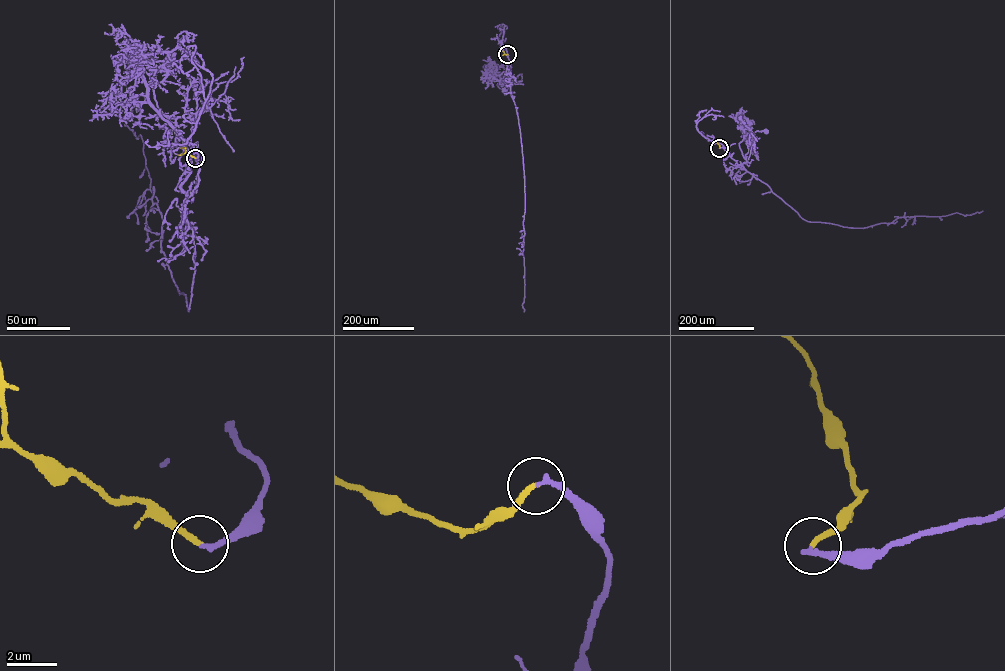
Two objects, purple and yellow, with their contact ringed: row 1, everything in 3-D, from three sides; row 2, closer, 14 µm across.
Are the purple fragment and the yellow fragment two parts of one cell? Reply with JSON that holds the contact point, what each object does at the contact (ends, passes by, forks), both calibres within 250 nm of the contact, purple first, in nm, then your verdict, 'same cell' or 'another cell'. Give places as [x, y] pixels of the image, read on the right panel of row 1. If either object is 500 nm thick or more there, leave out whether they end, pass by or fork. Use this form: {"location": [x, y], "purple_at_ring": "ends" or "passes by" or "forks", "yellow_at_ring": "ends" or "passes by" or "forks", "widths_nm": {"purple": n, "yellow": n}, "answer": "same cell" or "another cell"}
{"location": [719, 148], "purple_at_ring": "ends", "yellow_at_ring": "ends", "widths_nm": {"purple": 190, "yellow": 200}, "answer": "same cell"}

